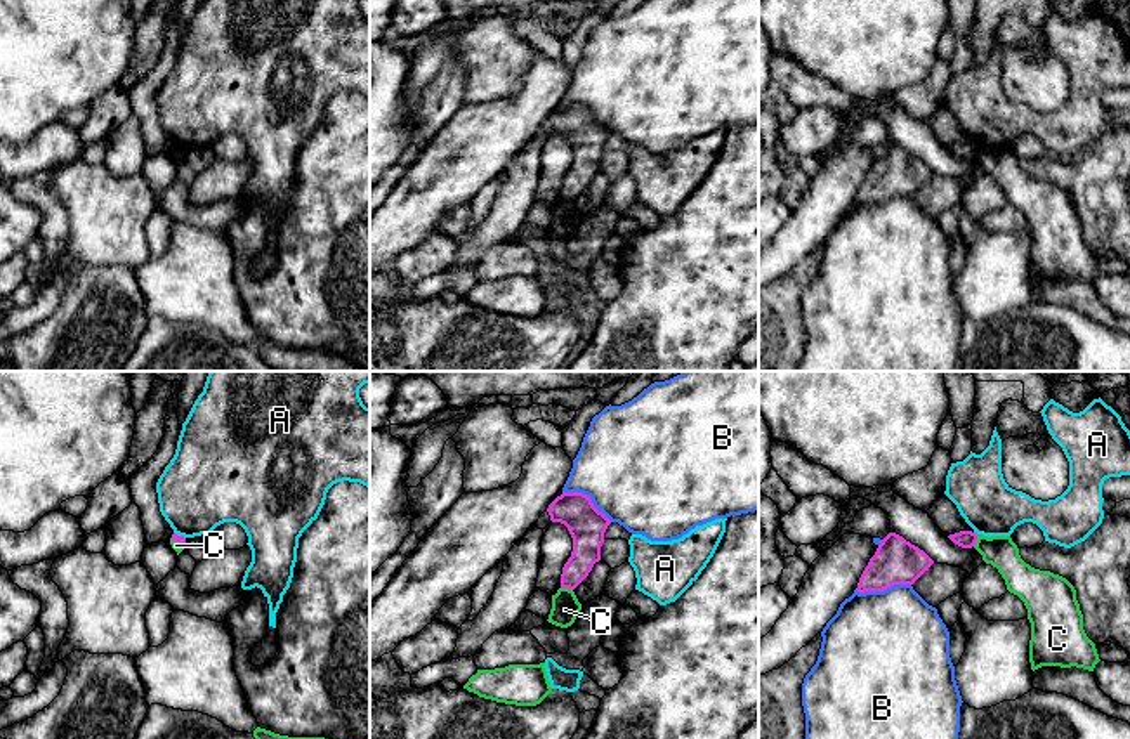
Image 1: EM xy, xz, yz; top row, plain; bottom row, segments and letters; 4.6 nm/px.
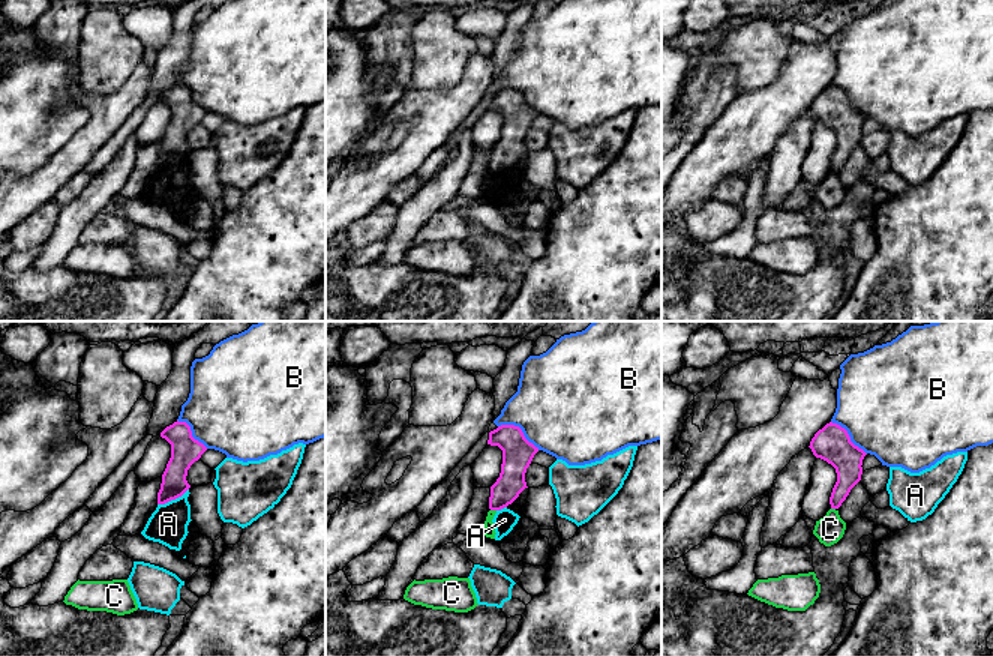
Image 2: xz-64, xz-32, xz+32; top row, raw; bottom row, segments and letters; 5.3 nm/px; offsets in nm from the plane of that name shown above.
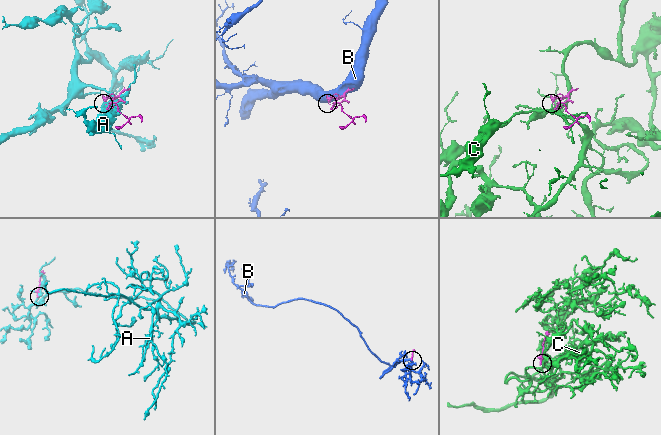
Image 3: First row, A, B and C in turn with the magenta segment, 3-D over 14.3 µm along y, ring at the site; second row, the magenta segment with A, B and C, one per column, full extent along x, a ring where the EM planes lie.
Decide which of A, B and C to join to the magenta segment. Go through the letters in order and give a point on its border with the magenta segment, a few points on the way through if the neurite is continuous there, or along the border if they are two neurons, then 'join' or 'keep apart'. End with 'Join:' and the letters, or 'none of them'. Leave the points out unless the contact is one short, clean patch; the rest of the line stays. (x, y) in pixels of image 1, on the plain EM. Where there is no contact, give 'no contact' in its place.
A: meets magenta in xy at (177, 146); keep apart
B: meets magenta in yz at (882, 202); keep apart
C: meets magenta in xz at (566, 198); border along xz (561, 198), (571, 202); keep apart
Join: none of them

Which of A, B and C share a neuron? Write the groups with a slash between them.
A / B / C

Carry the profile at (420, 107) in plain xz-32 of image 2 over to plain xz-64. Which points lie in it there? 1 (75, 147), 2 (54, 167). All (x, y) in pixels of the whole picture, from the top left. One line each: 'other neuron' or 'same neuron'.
1: same neuron
2: same neuron

